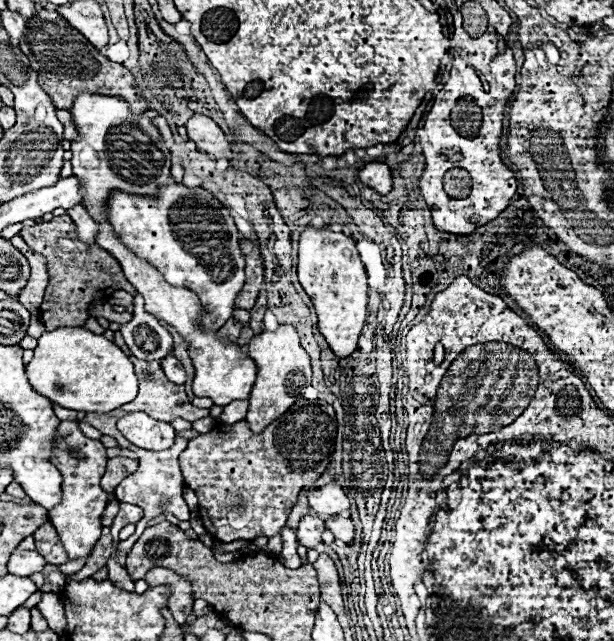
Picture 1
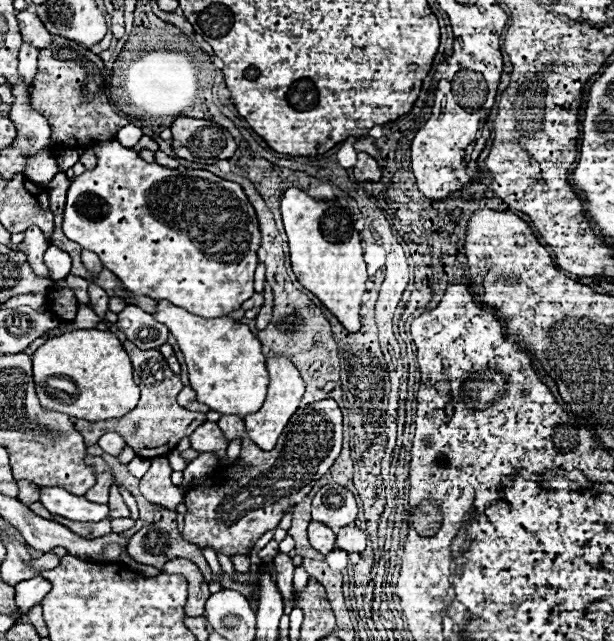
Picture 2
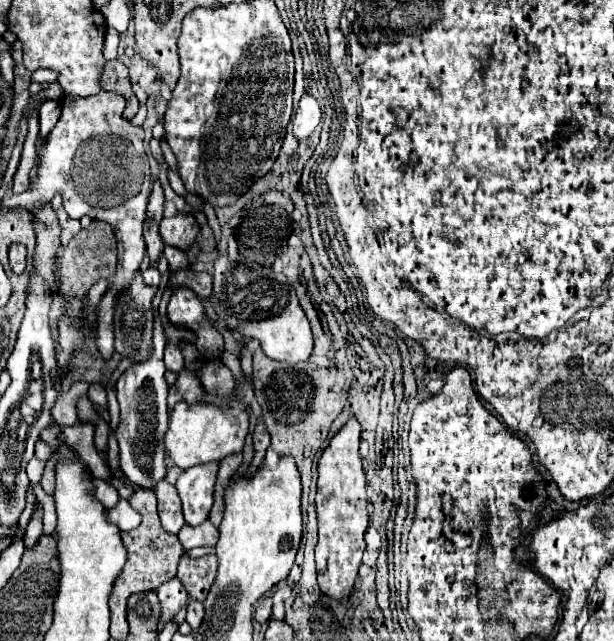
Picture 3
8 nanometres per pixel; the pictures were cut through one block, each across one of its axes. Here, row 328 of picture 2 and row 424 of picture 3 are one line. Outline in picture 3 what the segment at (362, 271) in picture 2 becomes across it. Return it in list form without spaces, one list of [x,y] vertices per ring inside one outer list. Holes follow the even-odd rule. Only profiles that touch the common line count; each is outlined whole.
[[[352,418],[348,424],[330,440],[318,464],[318,544],[316,544],[316,570],[318,586],[324,596],[336,602],[346,602],[352,594],[354,580],[362,562],[362,552],[366,550],[364,535],[370,526],[367,510],[366,478],[362,472],[359,452],[360,424]]]

